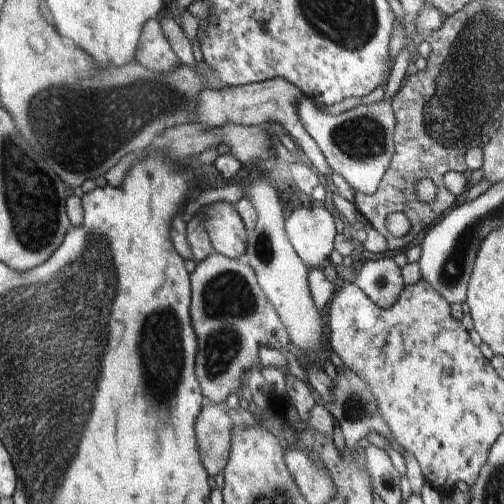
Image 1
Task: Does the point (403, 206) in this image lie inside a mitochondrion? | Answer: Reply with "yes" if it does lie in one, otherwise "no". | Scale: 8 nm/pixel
no

